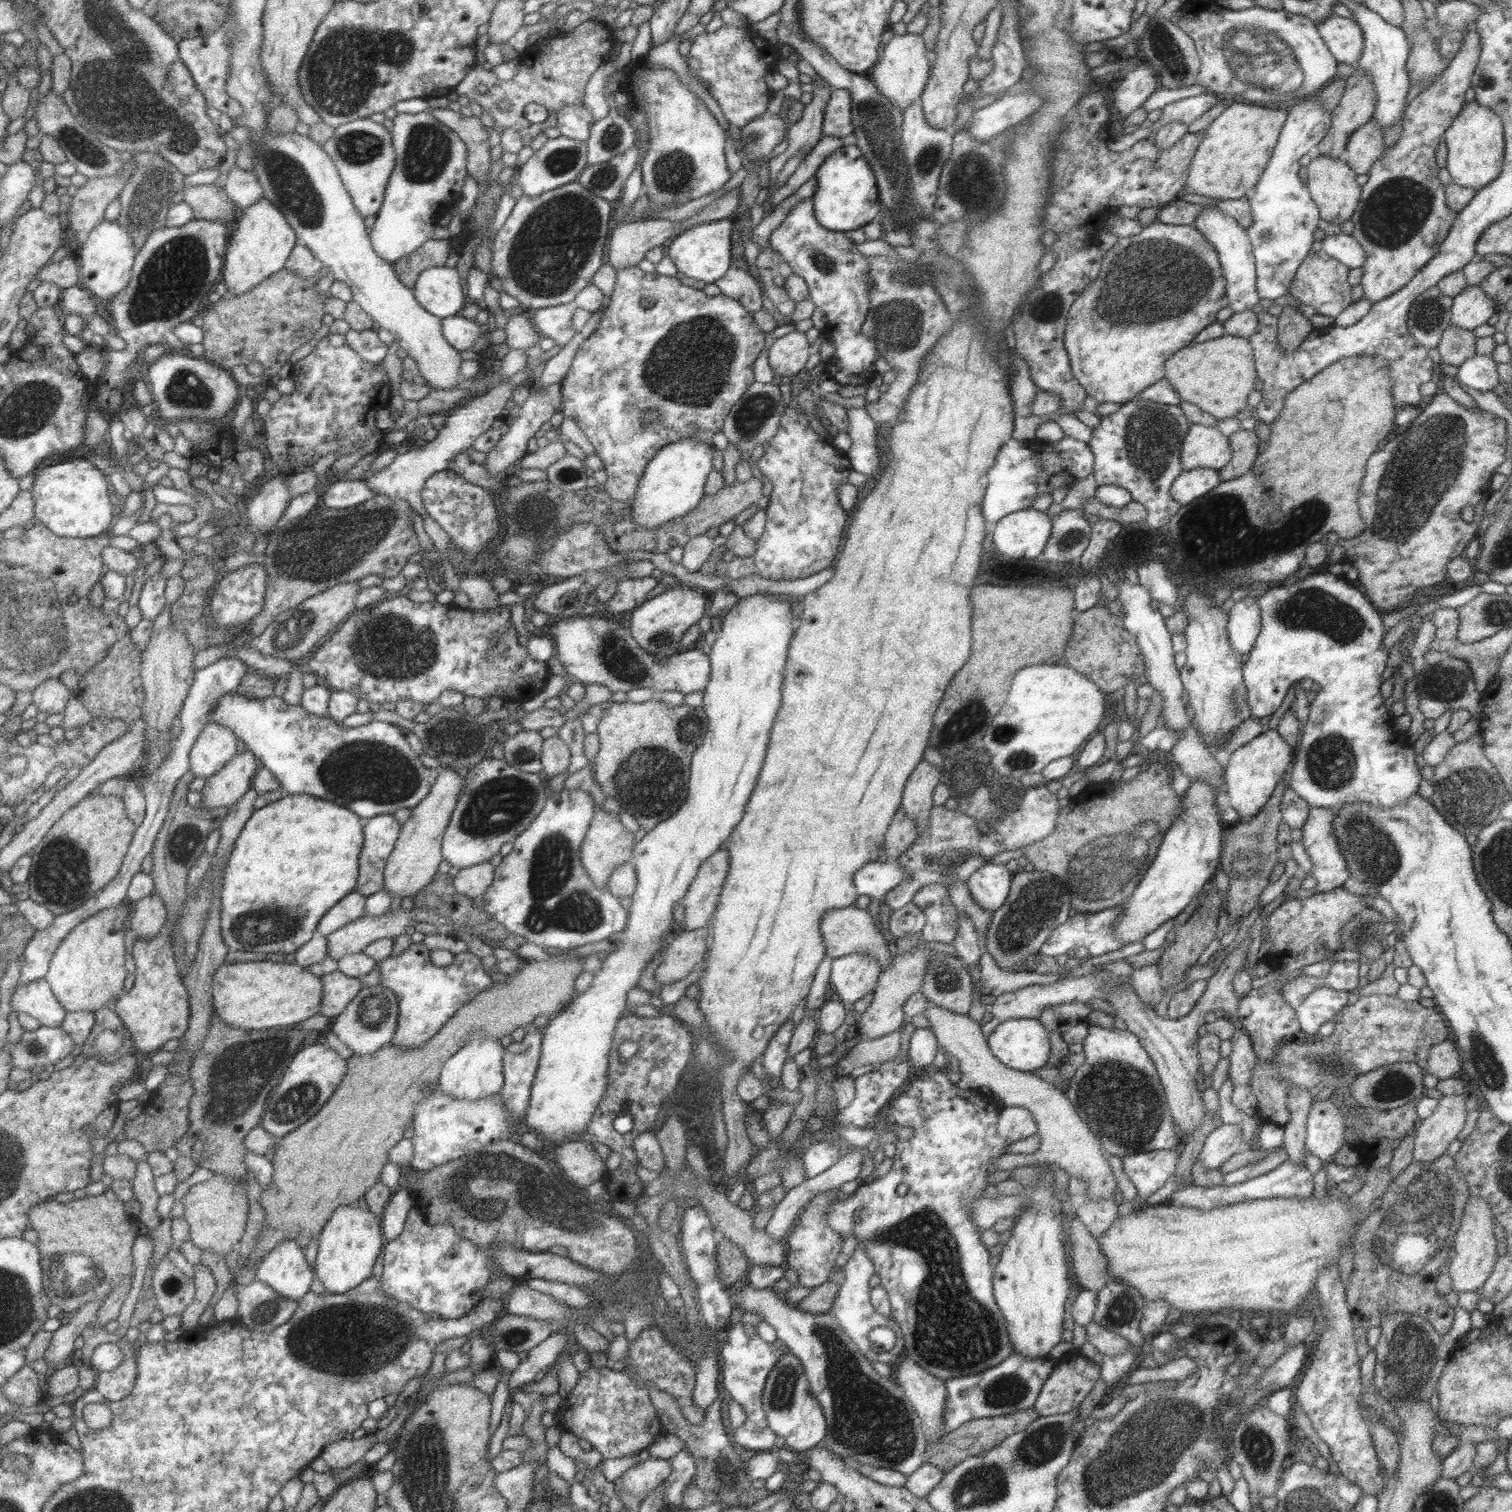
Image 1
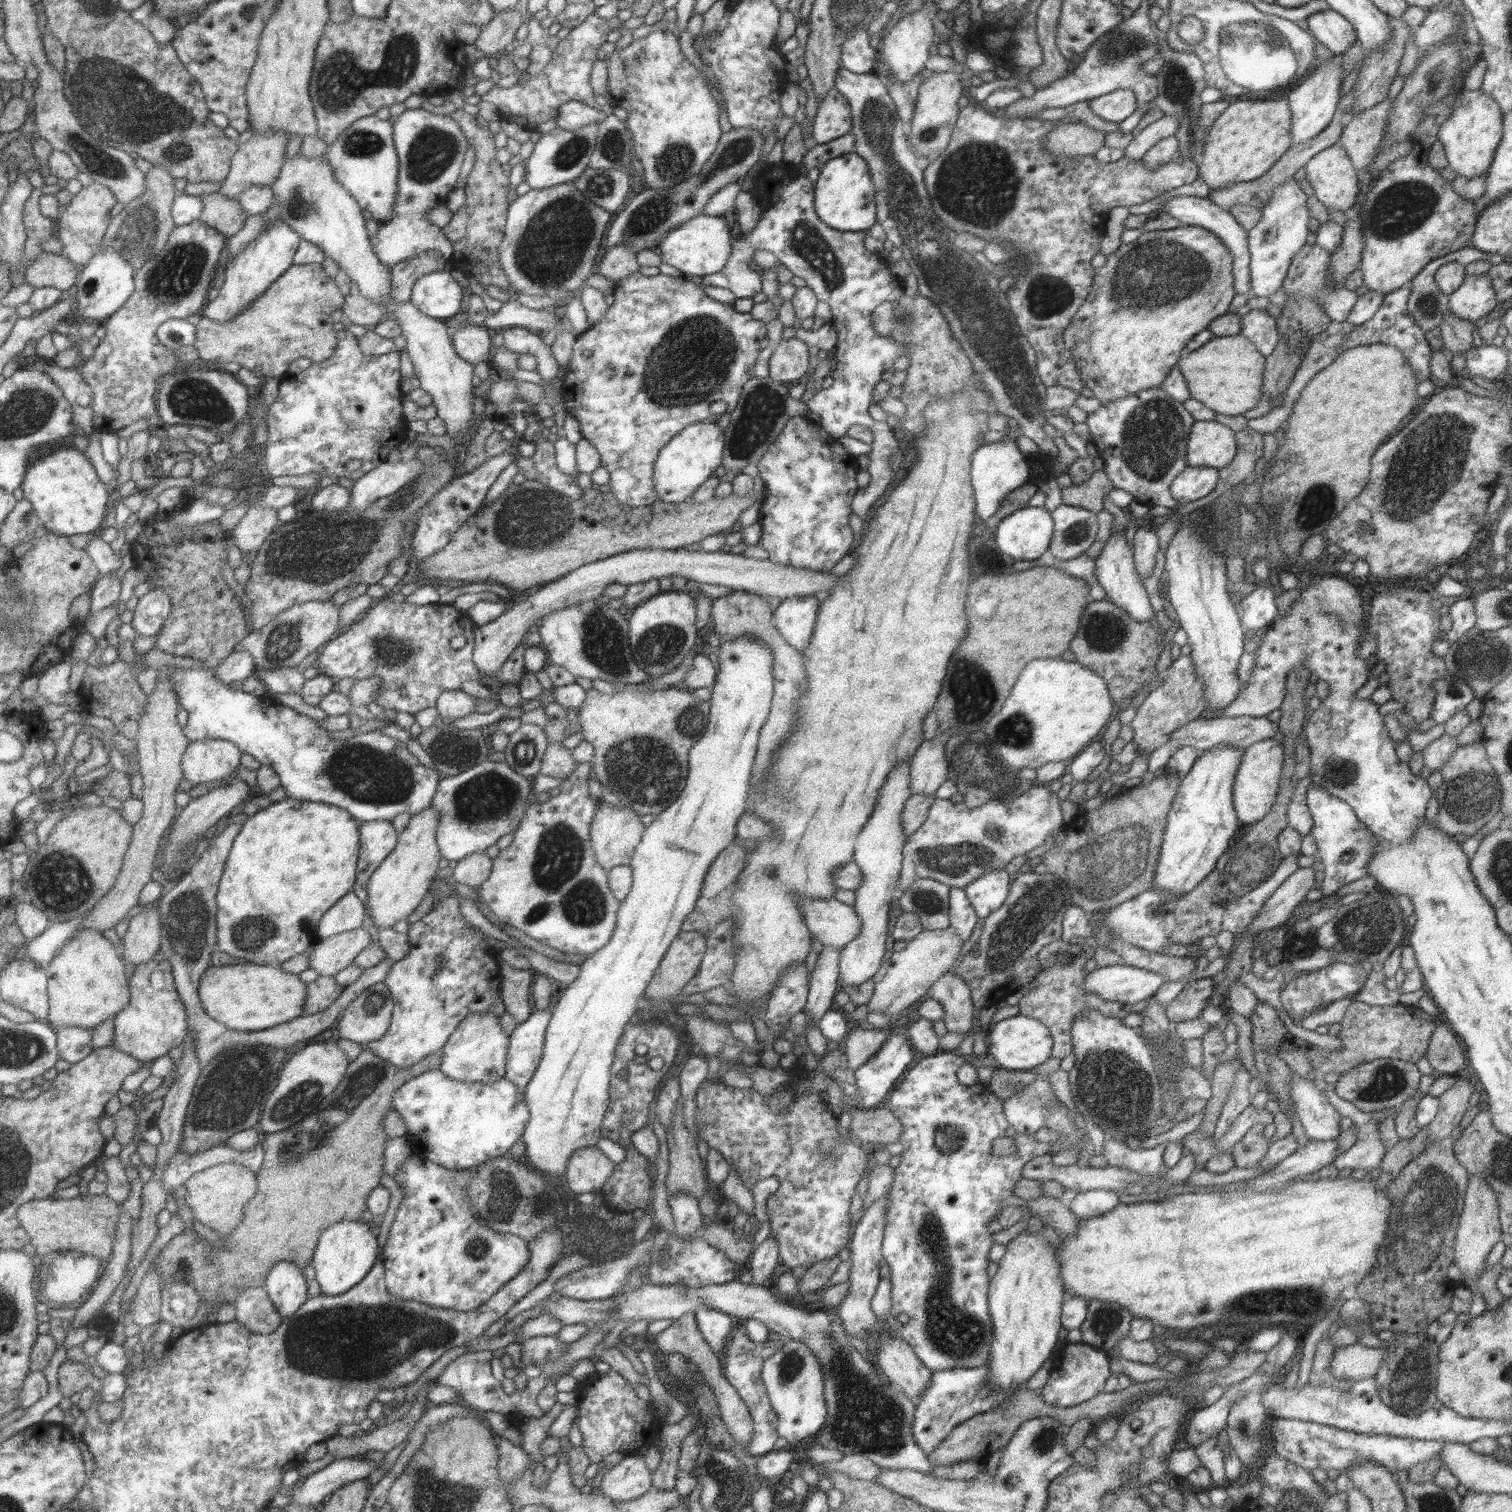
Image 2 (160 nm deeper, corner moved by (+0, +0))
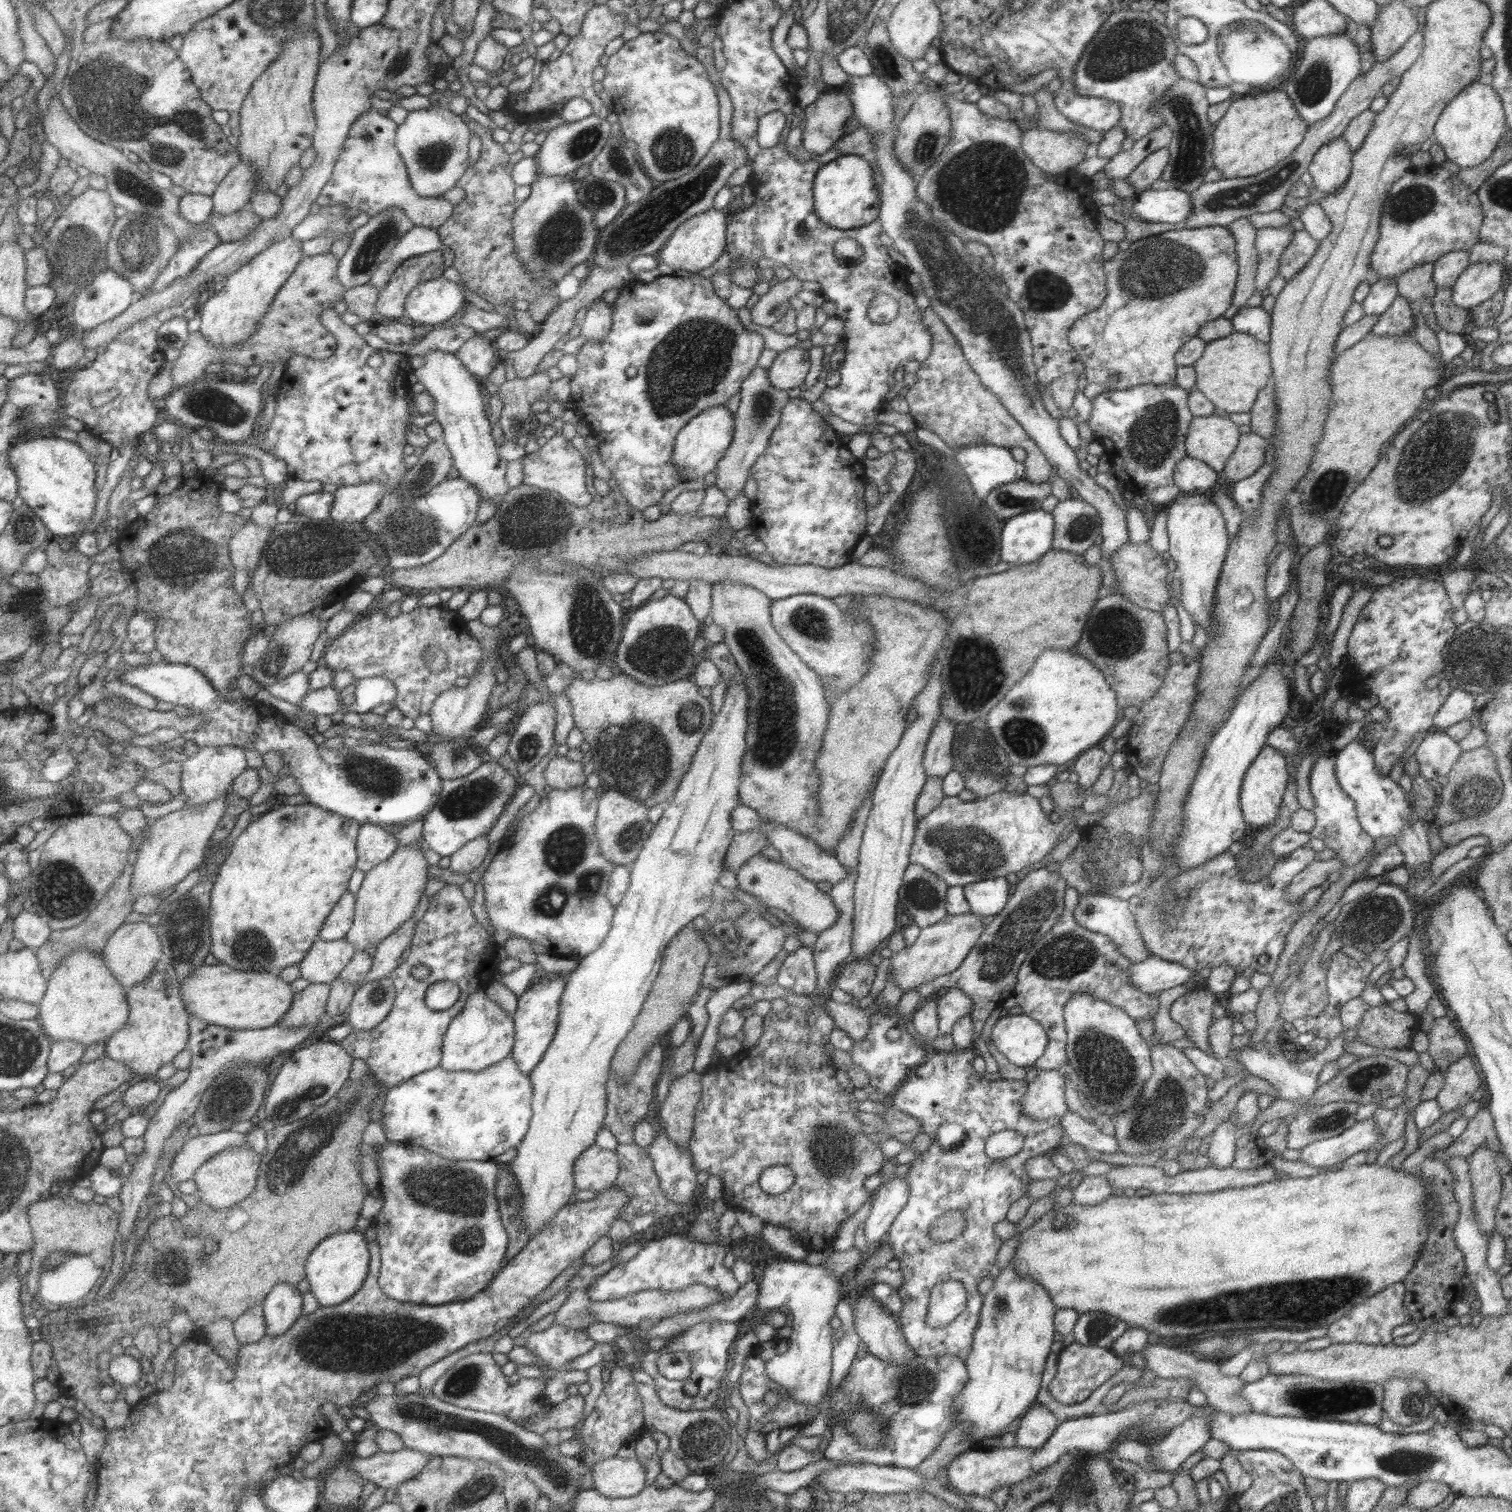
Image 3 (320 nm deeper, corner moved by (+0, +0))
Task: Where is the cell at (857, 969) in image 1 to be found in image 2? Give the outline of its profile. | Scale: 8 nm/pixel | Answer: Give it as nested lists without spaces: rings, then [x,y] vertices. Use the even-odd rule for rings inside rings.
[[[905,759],[889,769],[874,798],[871,814],[854,842],[853,863],[859,866],[863,878],[859,888],[855,888],[855,904],[852,908],[861,921],[861,930],[853,940],[839,950],[840,985],[857,986],[864,980],[871,979],[886,952],[885,940],[889,934],[887,911],[895,892],[895,883],[899,881],[902,848],[906,841],[901,820],[902,808],[912,795],[909,767],[909,760]]]

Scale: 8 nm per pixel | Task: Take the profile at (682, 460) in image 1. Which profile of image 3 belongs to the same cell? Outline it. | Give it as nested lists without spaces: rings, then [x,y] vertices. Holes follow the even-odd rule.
[[[711,406],[691,418],[679,430],[673,442],[671,462],[683,482],[702,479],[703,475],[716,470],[717,462],[723,457],[733,437],[733,413],[727,406]]]

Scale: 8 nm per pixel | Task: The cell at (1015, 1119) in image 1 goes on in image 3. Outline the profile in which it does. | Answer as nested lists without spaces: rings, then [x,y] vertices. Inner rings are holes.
[[[1040,1069],[1027,1085],[1027,1092],[1022,1098],[1022,1113],[1033,1120],[1060,1117],[1067,1110],[1063,1077],[1057,1069]]]

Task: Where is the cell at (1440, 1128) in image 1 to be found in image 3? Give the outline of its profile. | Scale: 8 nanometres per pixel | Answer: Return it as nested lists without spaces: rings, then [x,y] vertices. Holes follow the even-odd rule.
[[[1467,1054],[1452,1062],[1442,1073],[1444,1083],[1434,1099],[1443,1113],[1463,1107],[1481,1084],[1475,1062]]]

